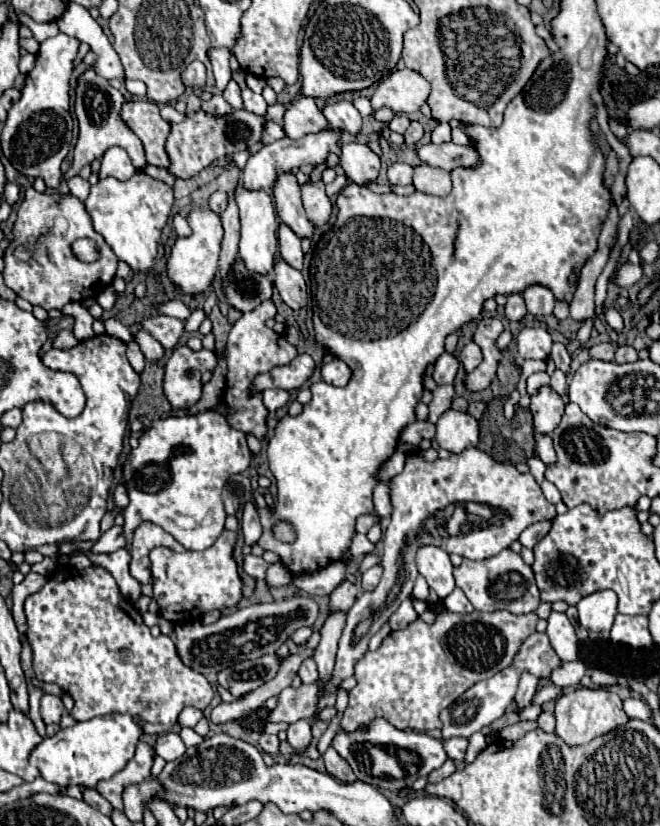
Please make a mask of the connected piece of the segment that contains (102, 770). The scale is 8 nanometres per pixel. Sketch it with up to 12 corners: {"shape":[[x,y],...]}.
{"shape":[[111,713],[59,729],[29,755],[55,785],[95,787],[143,735]]}

